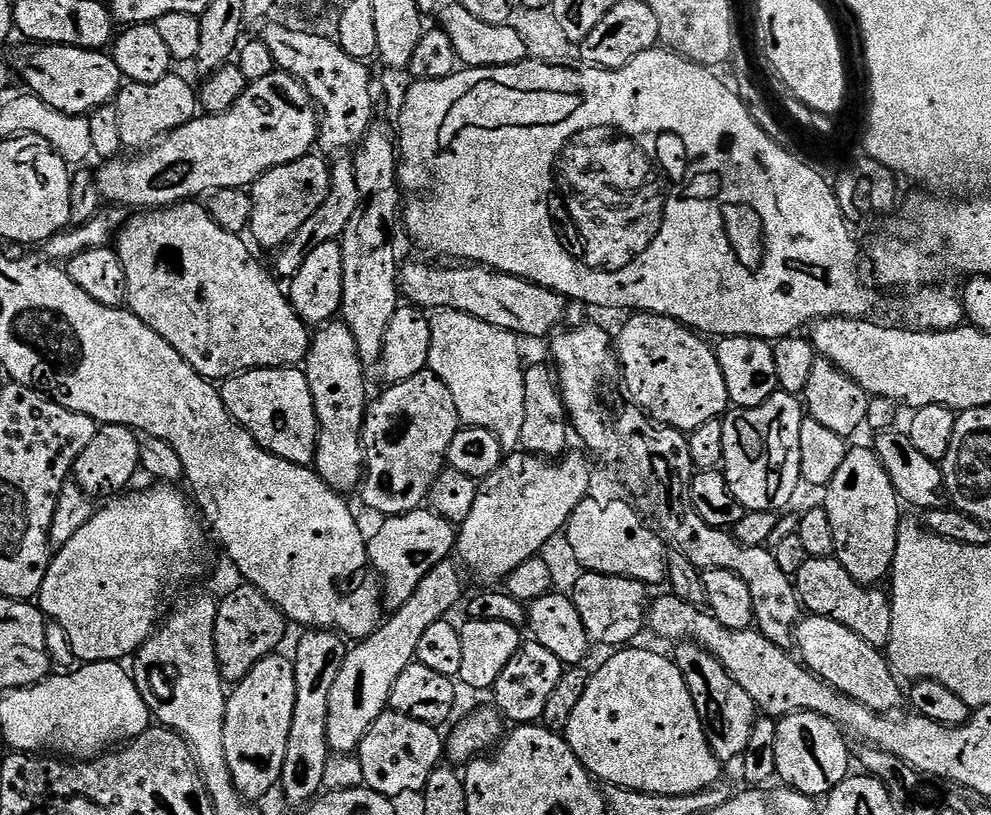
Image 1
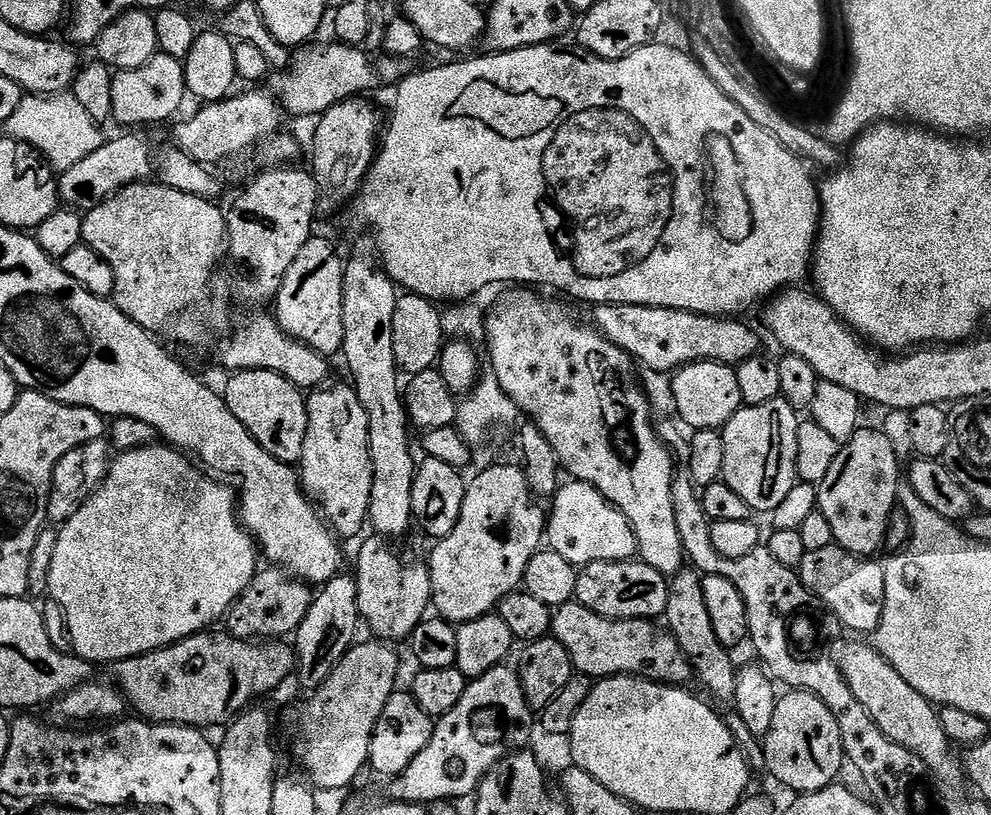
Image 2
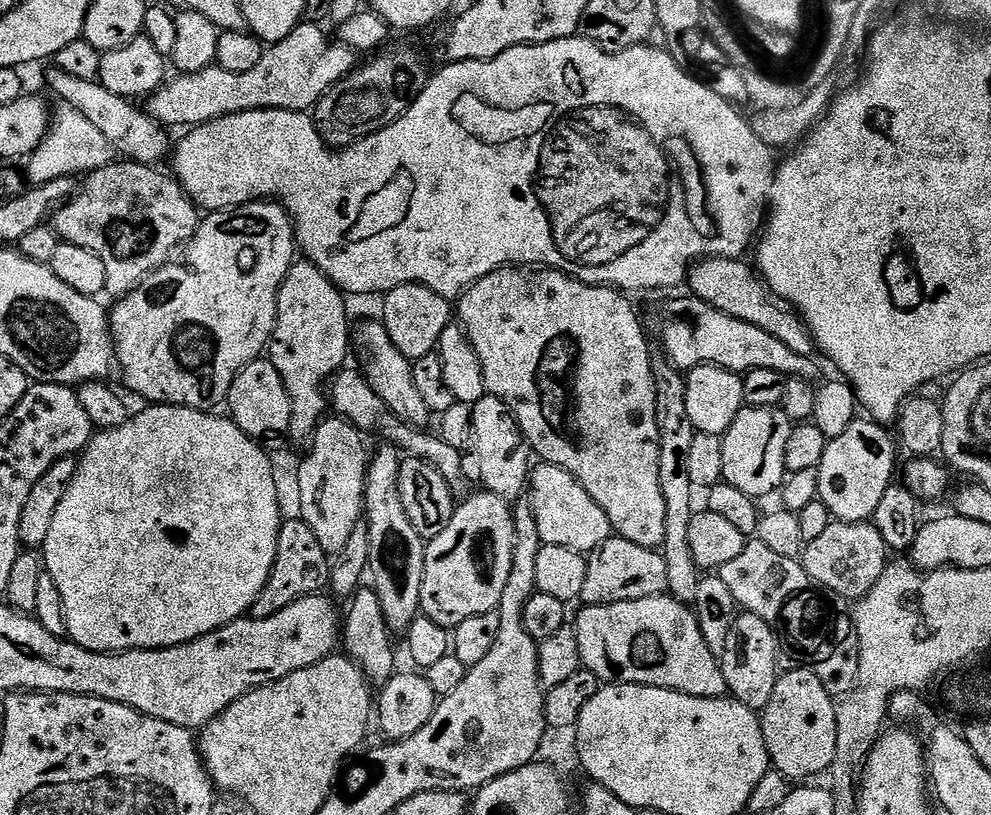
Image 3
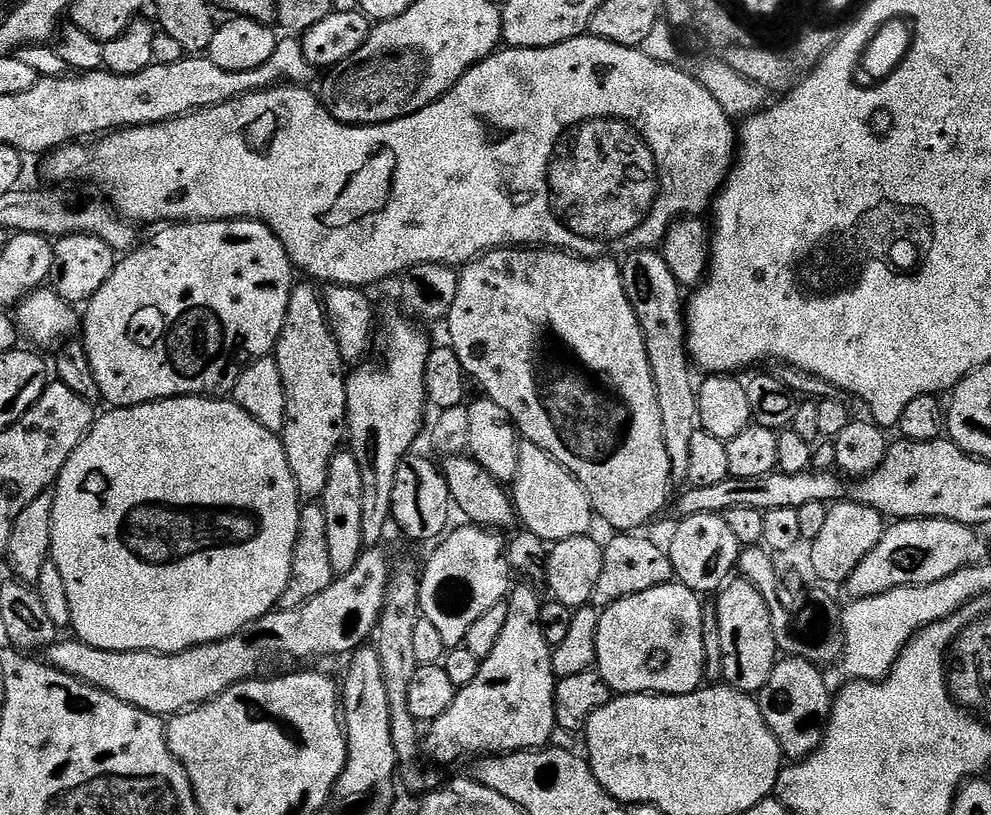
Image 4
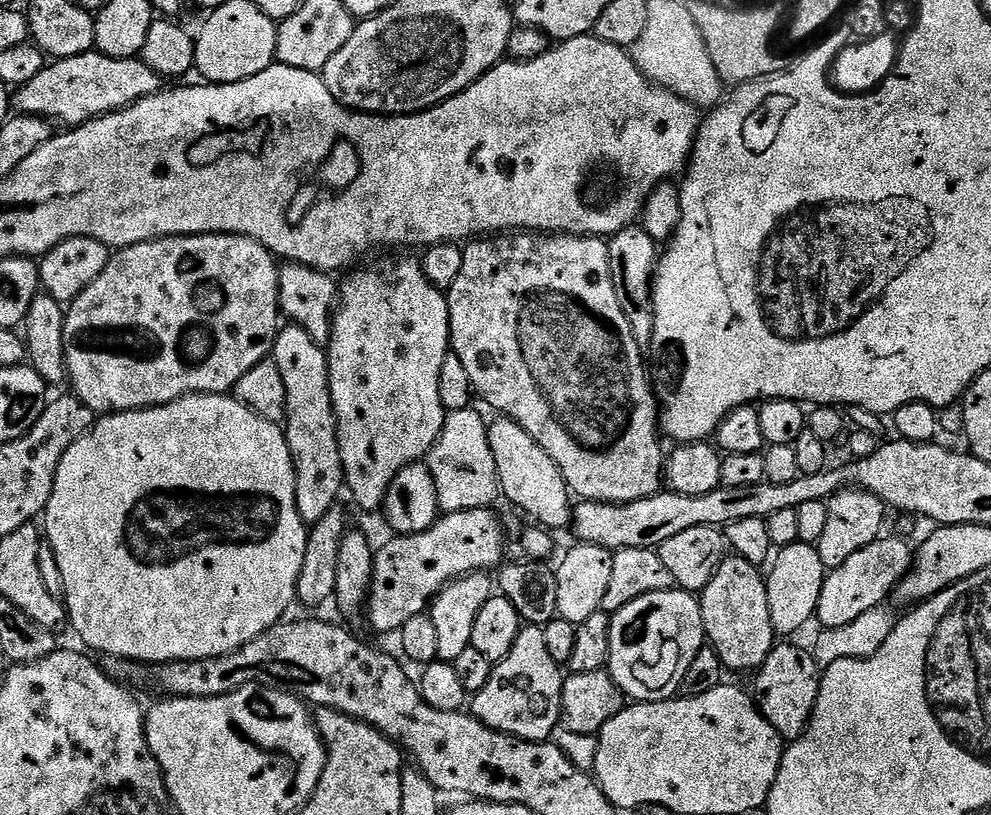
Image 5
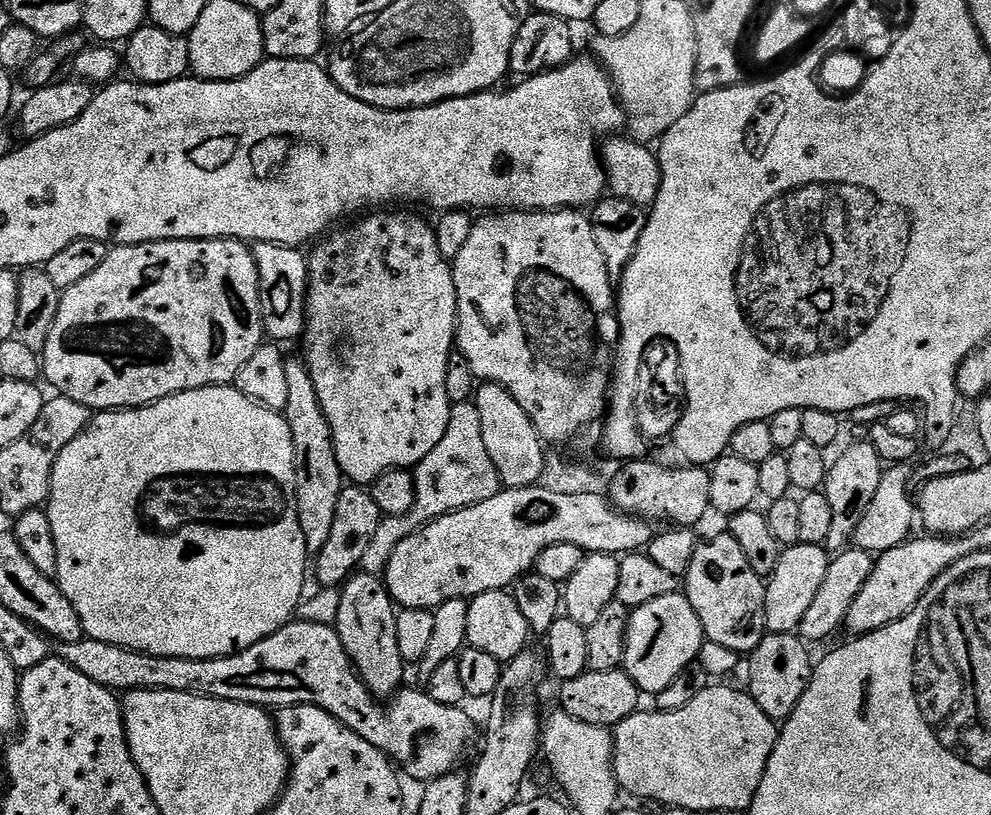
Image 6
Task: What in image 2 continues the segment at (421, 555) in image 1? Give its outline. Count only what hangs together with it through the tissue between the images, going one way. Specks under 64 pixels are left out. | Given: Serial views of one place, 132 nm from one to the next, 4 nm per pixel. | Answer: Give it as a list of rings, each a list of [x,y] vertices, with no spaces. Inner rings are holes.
[[[371,538],[356,556],[356,610],[380,642],[407,641],[432,608],[432,579],[425,561],[399,556],[384,538]]]

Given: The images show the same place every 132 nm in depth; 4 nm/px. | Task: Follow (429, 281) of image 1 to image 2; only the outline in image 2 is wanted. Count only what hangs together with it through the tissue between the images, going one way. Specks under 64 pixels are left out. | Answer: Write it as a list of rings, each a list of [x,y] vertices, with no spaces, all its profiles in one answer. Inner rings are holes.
[[[598,304],[591,312],[591,323],[600,335],[621,348],[627,356],[639,363],[641,360],[652,372],[672,374],[685,364],[696,364],[699,360],[738,366],[761,351],[755,330],[747,328],[740,318],[703,316],[677,308],[645,304]]]

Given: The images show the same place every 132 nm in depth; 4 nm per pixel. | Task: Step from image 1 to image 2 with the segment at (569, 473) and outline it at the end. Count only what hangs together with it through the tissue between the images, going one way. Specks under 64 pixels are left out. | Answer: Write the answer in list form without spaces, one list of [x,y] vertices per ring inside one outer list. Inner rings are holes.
[[[497,462],[491,468],[479,469],[475,473],[477,476],[467,481],[462,514],[454,530],[435,541],[436,549],[428,564],[432,579],[432,608],[440,611],[437,613],[443,619],[456,626],[499,609],[500,603],[523,585],[526,566],[530,566],[533,554],[541,551],[546,536],[546,512],[536,505],[539,504],[537,497],[533,496],[526,482],[523,467],[504,463]]]

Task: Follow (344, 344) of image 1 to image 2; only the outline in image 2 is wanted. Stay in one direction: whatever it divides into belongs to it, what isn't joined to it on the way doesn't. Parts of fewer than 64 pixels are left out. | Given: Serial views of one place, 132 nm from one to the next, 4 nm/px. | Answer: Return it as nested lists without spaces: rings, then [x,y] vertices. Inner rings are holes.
[[[348,382],[331,384],[307,393],[308,425],[298,475],[305,496],[322,513],[328,527],[337,537],[345,538],[358,535],[368,524],[372,459],[366,410],[358,402],[356,389]]]

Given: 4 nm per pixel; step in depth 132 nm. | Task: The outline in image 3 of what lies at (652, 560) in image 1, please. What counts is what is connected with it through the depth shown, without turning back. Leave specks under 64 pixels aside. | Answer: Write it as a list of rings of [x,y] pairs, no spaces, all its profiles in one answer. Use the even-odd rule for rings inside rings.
[[[537,463],[531,469],[530,502],[534,506],[534,518],[538,518],[538,534],[541,545],[560,546],[575,552],[591,554],[602,547],[613,535],[612,523],[606,514],[586,494],[586,490],[567,472],[553,464]]]

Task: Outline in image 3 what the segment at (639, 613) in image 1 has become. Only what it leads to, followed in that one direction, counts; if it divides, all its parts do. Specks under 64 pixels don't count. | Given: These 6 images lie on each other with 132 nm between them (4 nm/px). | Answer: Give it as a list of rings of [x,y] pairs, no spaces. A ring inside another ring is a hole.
[[[609,538],[602,547],[587,557],[586,582],[580,600],[588,606],[638,602],[640,598],[654,598],[668,592],[666,562],[655,548],[634,546],[634,542]]]

